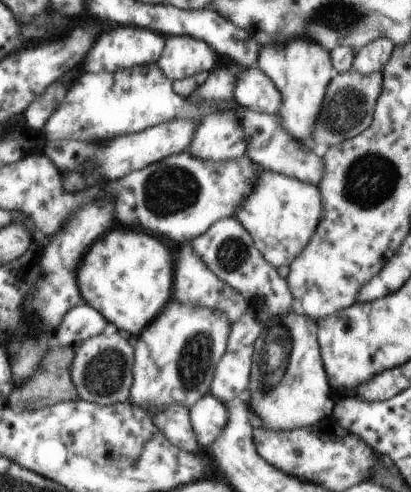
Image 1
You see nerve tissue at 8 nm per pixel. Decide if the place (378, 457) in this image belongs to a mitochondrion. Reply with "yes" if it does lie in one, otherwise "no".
no

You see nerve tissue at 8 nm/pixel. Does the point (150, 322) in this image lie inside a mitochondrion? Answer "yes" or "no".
no

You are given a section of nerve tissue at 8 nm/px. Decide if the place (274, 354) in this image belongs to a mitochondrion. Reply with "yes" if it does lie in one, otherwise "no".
yes

